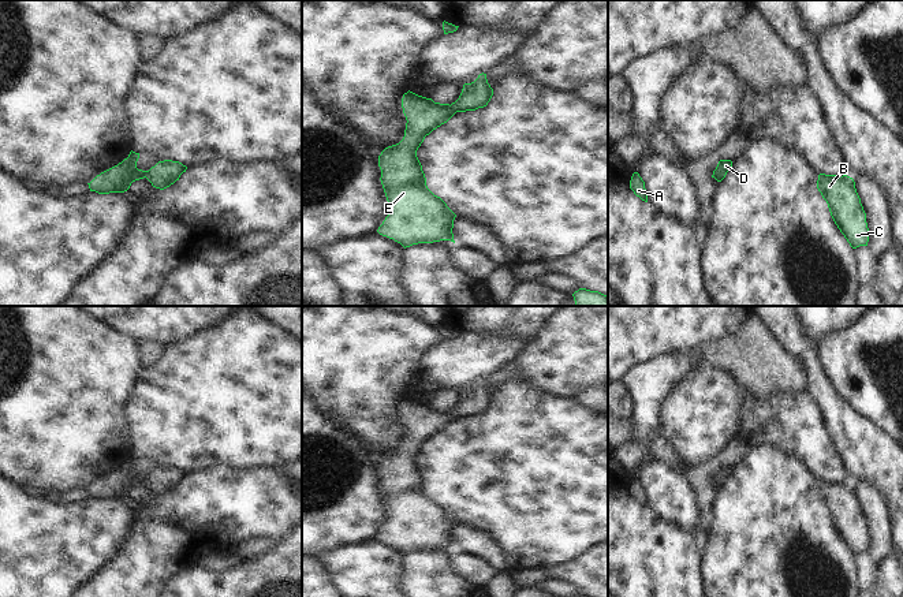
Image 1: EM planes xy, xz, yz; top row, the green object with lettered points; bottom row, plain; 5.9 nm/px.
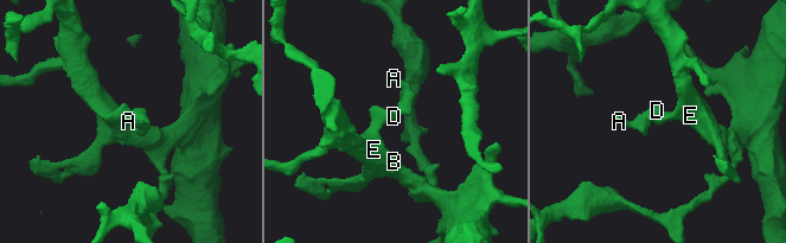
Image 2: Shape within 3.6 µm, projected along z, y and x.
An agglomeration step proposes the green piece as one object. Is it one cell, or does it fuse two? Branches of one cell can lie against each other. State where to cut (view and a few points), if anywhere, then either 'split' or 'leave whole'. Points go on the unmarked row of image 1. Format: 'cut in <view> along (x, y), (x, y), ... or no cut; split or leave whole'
no cut; leave whole

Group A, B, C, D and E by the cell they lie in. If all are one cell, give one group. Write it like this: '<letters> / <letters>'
A B C D E

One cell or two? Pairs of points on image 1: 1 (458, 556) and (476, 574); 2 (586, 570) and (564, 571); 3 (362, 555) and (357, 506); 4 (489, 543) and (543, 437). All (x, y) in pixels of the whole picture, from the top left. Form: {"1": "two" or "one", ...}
{"1": "one", "2": "one", "3": "two", "4": "two"}

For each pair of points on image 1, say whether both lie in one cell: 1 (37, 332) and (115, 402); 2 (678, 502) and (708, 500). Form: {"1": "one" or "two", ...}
{"1": "one", "2": "two"}

